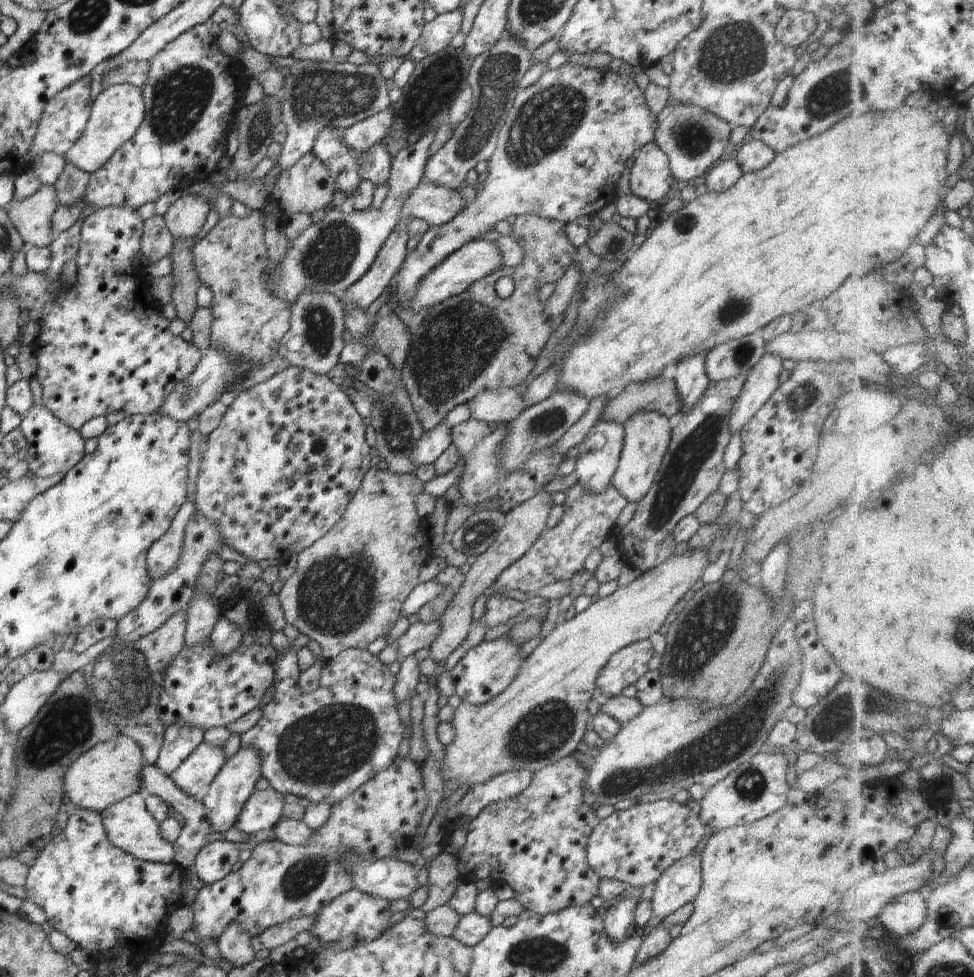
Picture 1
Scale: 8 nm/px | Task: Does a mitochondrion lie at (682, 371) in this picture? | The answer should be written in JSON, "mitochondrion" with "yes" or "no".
{"mitochondrion":"no"}

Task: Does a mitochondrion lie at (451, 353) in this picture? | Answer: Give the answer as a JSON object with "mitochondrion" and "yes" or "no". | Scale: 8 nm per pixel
{"mitochondrion":"yes"}

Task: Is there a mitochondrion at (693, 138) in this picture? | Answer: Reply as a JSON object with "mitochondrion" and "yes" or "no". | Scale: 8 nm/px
{"mitochondrion":"yes"}

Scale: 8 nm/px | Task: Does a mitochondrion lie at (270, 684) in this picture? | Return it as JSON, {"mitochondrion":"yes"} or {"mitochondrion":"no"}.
{"mitochondrion":"no"}

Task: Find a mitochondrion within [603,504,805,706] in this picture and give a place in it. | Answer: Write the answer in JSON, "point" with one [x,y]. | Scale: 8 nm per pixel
{"point":[705,632]}

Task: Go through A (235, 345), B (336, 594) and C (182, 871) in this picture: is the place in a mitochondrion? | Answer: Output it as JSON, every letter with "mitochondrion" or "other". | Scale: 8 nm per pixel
{"A":"other","B":"mitochondrion","C":"other"}

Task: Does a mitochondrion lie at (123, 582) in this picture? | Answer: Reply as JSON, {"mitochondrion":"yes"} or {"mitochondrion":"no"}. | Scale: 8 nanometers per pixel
{"mitochondrion":"no"}

